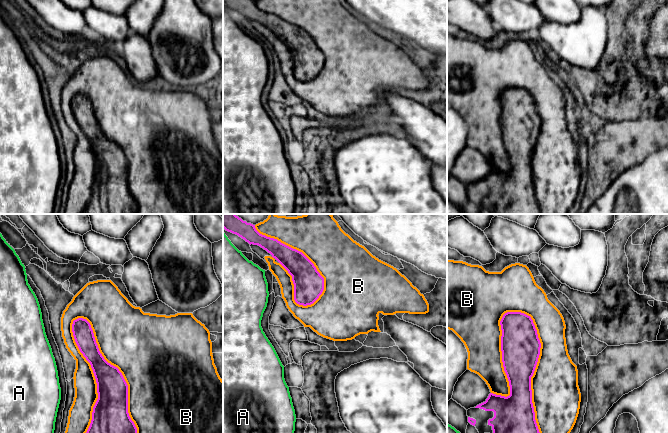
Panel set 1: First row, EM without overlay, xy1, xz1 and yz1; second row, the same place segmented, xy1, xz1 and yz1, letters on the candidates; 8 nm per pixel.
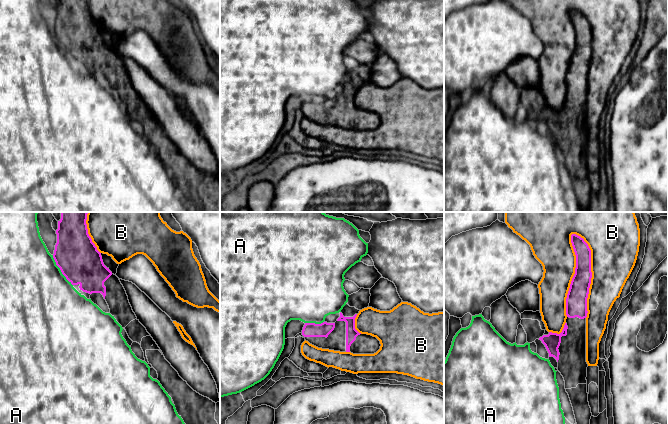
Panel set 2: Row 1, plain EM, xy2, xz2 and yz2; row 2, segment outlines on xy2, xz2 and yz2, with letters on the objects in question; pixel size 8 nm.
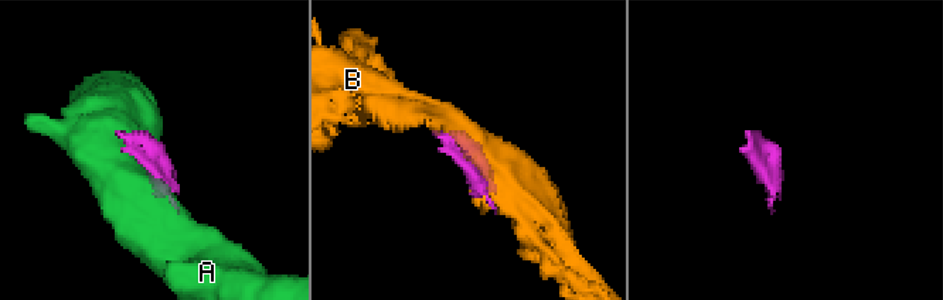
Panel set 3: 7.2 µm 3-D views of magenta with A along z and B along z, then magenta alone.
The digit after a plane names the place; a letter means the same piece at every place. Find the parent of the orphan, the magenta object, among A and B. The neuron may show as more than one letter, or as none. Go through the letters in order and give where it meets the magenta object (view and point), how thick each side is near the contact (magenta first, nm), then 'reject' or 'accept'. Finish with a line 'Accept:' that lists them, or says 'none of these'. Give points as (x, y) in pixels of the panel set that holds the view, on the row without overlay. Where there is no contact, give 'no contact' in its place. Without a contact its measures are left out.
A: meets magenta in xy2 at (60, 45); 340 nm thick on the magenta side, 500 nm on the other; reject
B: meets magenta in xy1 at (119, 147); 240 nm thick on the magenta side, 500 nm on the other; reject
Accept: none of these

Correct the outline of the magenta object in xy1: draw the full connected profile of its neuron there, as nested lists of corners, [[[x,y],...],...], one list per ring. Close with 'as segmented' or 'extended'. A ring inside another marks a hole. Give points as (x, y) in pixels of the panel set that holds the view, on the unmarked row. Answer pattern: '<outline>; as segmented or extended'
[[[86,95],[74,96],[72,108],[80,128],[91,141],[97,159],[98,175],[93,183],[90,202],[83,214],[137,214],[137,204],[128,189],[128,161],[122,149],[104,135]]]; as segmented

